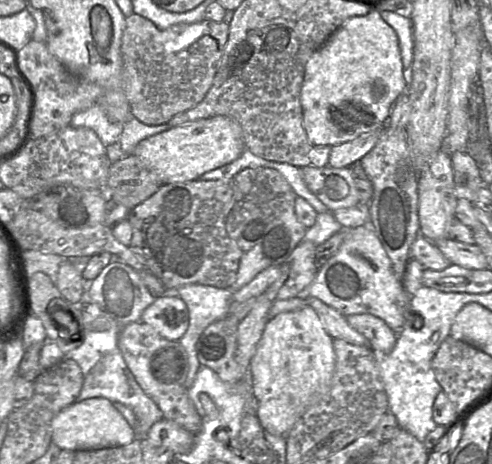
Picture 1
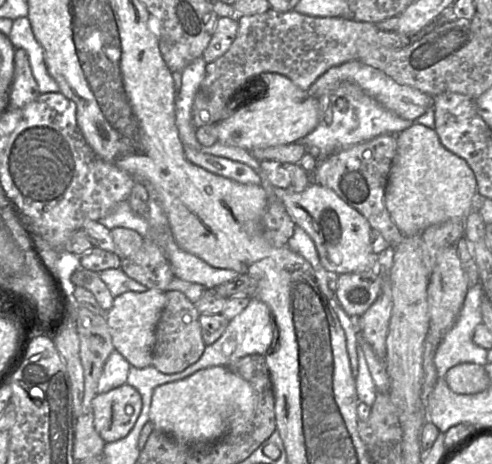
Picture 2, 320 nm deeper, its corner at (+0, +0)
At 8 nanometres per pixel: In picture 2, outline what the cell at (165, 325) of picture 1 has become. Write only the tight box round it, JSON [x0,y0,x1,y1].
[105,289,166,368]

